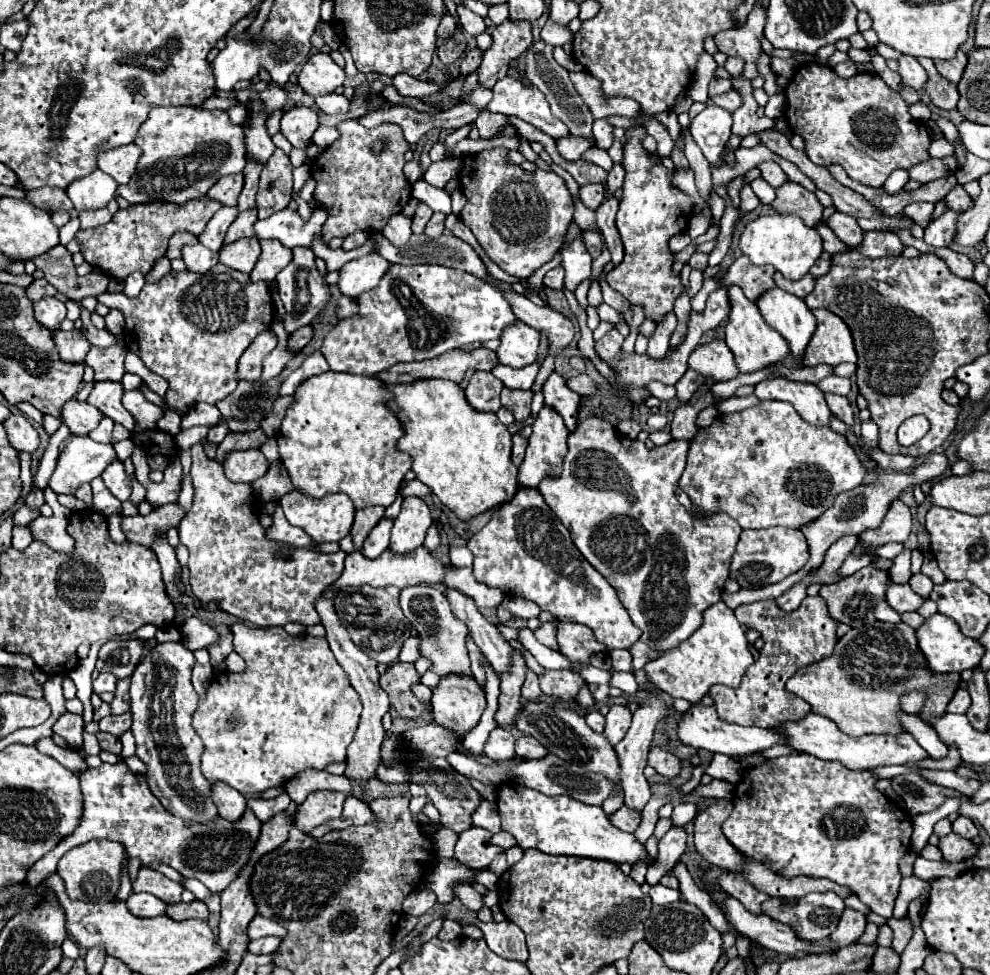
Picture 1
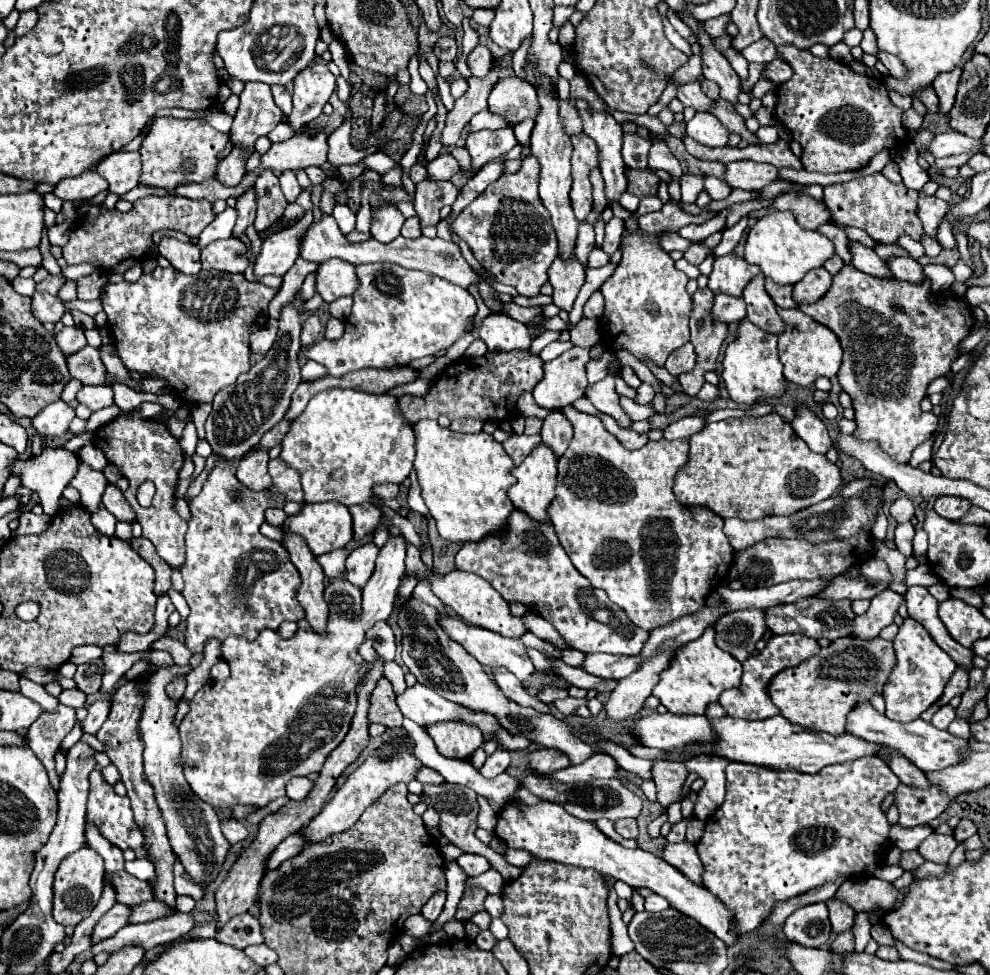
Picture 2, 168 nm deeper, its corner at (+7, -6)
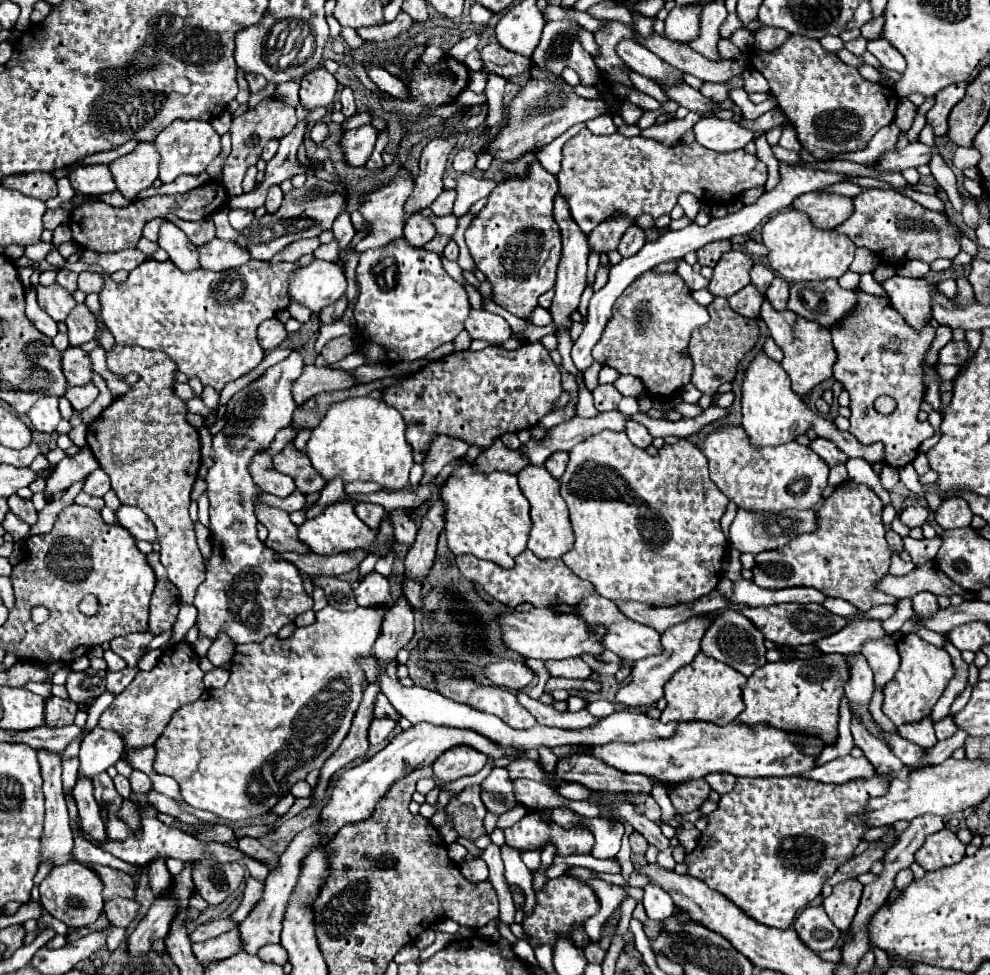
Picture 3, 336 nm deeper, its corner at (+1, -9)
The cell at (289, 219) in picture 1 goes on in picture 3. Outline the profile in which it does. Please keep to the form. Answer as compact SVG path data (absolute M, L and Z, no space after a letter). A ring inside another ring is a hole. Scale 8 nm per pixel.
M331 241L329 245L321 245L313 255L315 255L315 259L323 259L323 261L333 261L333 259L337 259L337 255L339 255L337 241Z

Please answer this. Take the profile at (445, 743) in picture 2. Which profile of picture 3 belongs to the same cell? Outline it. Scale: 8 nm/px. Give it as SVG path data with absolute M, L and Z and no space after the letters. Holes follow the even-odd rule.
M453 747L451 751L445 751L435 763L433 773L443 783L451 783L465 775L479 773L487 763L487 757L471 747Z

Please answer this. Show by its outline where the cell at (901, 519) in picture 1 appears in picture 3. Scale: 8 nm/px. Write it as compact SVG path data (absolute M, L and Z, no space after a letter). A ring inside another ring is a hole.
M915 505L915 507L903 509L901 521L903 521L907 527L921 527L921 525L927 521L927 515L929 515L929 509L927 509L927 507Z

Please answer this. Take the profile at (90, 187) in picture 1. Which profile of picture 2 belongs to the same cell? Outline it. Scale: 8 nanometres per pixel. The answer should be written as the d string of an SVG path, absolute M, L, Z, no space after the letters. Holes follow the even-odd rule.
M89 170L89 172L81 174L81 176L61 180L55 186L53 194L57 198L61 198L63 202L77 202L77 200L95 198L103 190L107 190L107 180L101 178L95 170Z

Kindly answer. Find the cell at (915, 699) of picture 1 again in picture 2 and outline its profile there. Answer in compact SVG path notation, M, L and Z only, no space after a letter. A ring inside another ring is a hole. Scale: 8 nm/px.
M907 618L899 628L893 640L893 648L897 654L897 666L883 688L883 698L887 704L885 716L895 722L911 722L919 718L919 714L925 712L941 696L957 664L943 648L937 646L937 642L929 636L929 632L925 632L925 626L917 624L917 620L913 618Z

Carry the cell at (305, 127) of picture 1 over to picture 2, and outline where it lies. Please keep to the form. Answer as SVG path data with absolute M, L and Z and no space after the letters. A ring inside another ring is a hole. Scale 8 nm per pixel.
M283 122L283 124L279 124L275 130L271 130L267 136L269 136L271 142L285 142L285 140L289 140L291 136L295 136L295 128L289 126L287 122Z

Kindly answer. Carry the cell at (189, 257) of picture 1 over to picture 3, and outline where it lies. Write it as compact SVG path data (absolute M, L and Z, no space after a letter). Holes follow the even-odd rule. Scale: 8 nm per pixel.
M163 223L157 239L159 247L169 253L169 259L183 271L193 271L199 267L197 247L187 239L187 235L173 223Z

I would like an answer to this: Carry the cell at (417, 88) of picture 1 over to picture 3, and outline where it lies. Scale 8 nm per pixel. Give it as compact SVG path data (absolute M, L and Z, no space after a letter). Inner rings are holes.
M363 125L359 129L349 129L343 133L339 145L343 149L345 163L349 167L361 167L367 163L377 141L377 129L373 125Z

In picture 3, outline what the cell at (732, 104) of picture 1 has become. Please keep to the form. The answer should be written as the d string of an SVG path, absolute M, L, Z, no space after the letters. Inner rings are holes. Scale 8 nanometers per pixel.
M621 39L619 45L615 47L615 51L617 51L617 55L623 59L623 63L627 67L631 67L633 71L641 73L643 77L655 79L655 81L665 83L665 85L671 85L675 81L683 81L683 73L681 71L677 71L675 67L667 65L663 59L653 55L649 49L645 49L637 41Z

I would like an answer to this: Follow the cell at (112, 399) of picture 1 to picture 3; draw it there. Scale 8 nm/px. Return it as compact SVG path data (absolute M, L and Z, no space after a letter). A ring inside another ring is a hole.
M87 383L83 387L67 387L65 397L67 397L67 401L71 403L71 407L75 411L83 411L83 409L87 409L95 401L97 393L99 393L99 389L95 385Z

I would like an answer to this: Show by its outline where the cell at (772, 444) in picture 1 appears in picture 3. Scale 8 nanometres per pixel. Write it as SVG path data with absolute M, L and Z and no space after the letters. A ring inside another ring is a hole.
M725 427L721 431L711 433L705 439L703 453L709 459L709 475L711 475L713 483L721 489L721 493L725 493L731 501L735 501L737 507L757 509L757 511L783 511L789 507L791 509L813 509L813 511L817 511L819 505L823 503L821 491L827 487L829 467L827 467L827 463L823 463L823 459L819 459L819 455L815 455L809 447L799 445L797 441L777 445L777 447L755 449L749 443L743 427Z

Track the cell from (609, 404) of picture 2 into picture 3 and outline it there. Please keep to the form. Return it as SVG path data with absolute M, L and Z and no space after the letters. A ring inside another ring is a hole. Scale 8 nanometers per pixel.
M627 421L627 431L625 433L631 439L631 443L639 449L647 449L653 443L653 437L649 435L649 431L635 421Z

